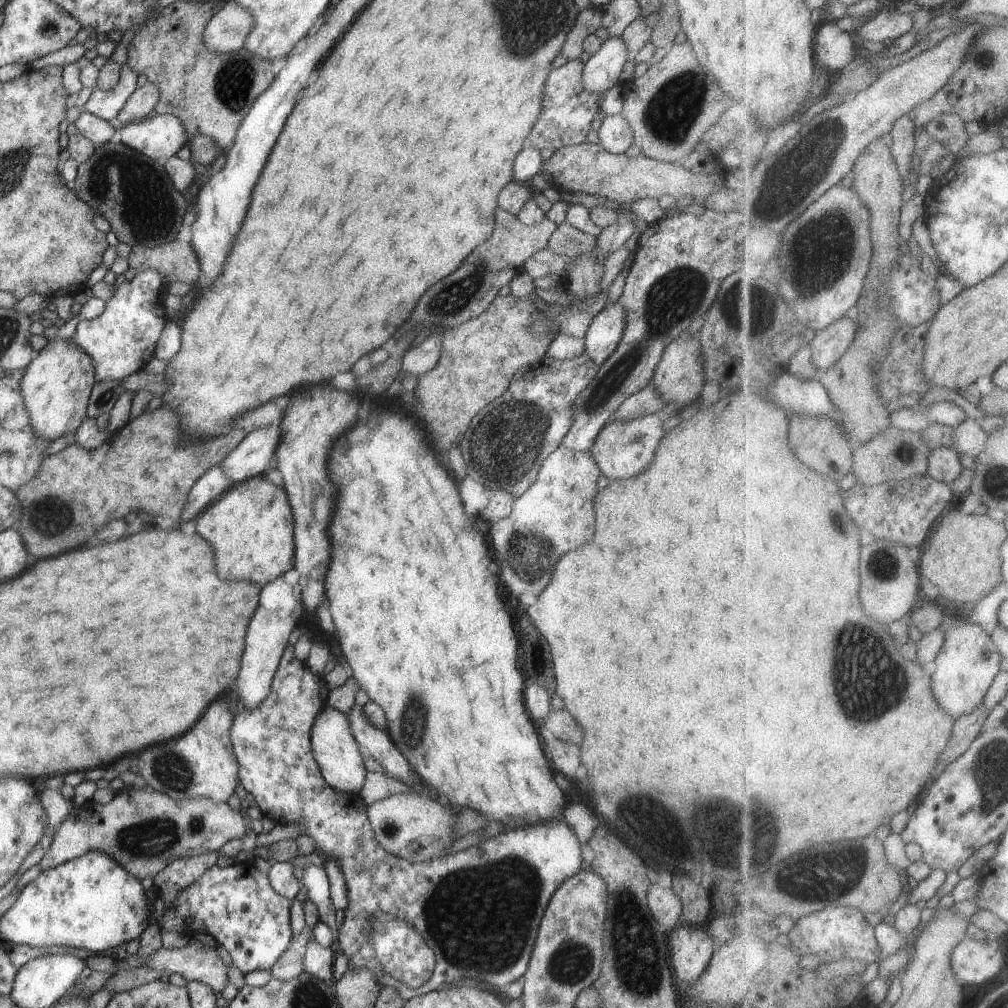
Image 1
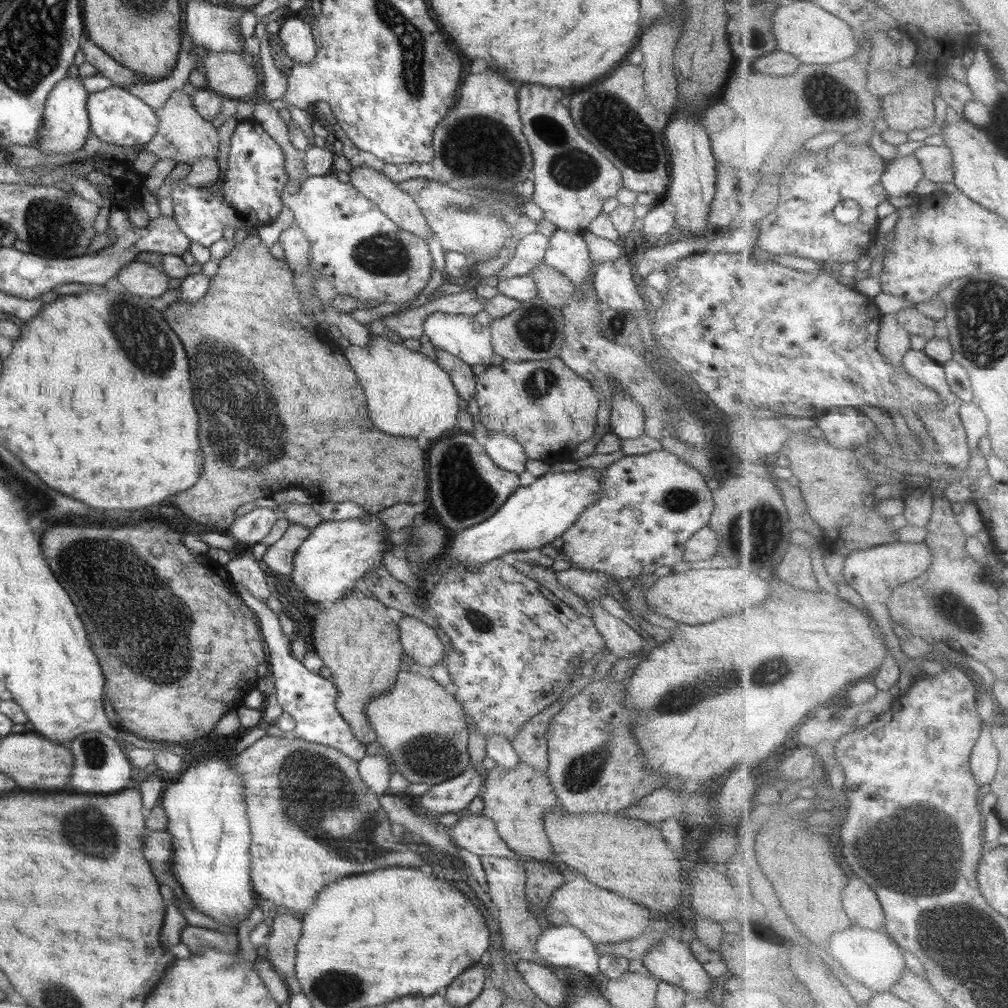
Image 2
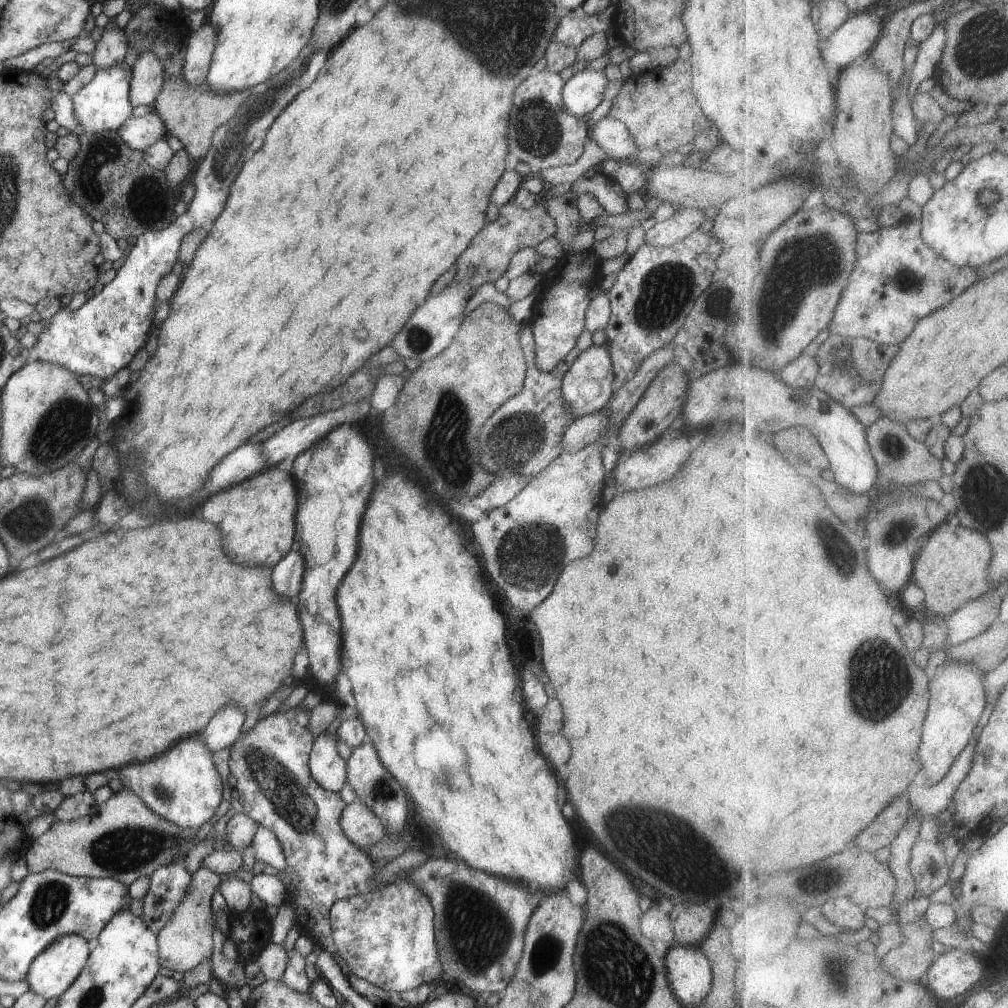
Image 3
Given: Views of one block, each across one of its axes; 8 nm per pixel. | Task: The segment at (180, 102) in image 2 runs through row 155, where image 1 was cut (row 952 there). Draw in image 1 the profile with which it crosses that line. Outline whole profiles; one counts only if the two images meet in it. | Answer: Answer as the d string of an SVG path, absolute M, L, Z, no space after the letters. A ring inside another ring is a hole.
M188 942L182 948L158 948L152 957L131 955L128 963L132 967L148 967L162 970L168 975L180 974L186 981L200 982L207 985L217 996L220 996L225 987L230 985L227 978L228 968L224 966L221 957L213 948L198 948Z

